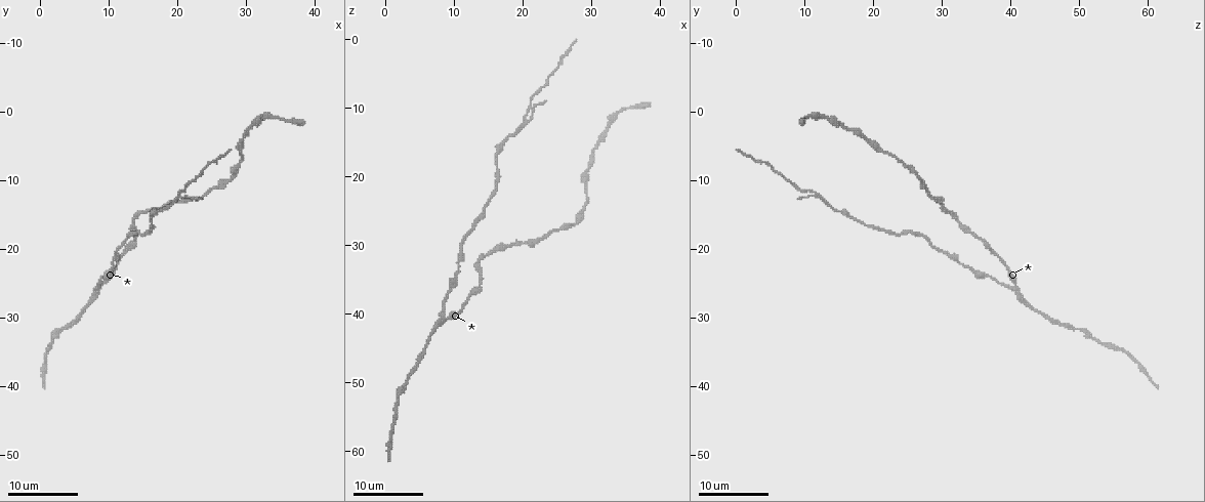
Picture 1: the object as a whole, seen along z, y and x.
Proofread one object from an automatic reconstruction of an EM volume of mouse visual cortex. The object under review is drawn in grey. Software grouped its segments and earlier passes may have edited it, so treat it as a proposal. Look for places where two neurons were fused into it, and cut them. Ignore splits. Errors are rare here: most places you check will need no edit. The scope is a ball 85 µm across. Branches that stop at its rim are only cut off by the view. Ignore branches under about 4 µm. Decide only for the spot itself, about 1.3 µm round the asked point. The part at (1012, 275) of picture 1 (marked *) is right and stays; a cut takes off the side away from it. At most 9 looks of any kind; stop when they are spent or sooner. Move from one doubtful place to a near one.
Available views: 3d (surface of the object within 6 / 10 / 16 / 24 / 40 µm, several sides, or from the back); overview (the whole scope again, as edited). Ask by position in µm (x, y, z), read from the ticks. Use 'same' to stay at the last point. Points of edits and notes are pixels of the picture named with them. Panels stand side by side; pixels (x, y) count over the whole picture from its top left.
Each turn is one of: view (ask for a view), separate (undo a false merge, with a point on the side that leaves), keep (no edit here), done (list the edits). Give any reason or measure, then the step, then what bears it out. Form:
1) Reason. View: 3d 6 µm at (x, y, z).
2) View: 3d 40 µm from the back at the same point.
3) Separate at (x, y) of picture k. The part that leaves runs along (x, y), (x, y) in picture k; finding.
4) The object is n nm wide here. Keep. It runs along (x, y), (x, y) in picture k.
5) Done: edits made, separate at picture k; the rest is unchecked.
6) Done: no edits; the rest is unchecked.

Sudden change in width. View: 3d 16 µm at (11.0, 20.5, 30.0).

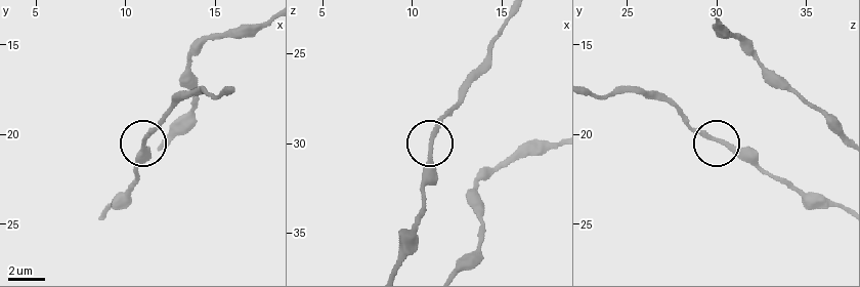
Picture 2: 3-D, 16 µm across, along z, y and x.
Keep. It runs along (398, 267), (401, 239), (423, 206), (427, 142), (445, 112) in picture 2; one neuron here.

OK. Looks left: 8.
Three arms meet. View: 3d 16 µm at (8.0, 26.0, 40.5).

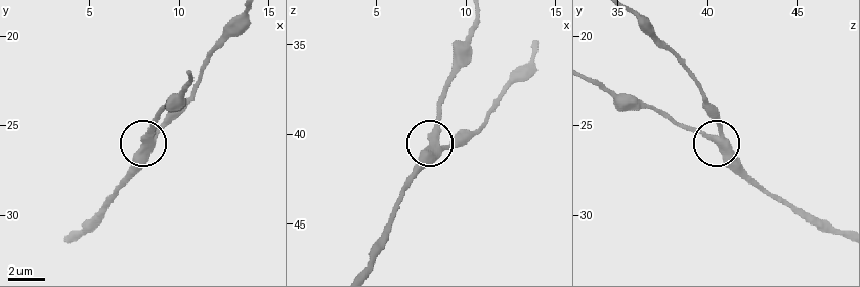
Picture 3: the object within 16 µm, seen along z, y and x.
Keep. It runs along (711, 103), (720, 148), (755, 182) in picture 3; continuous, no second neuron.

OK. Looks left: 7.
A narrow waist. View: 3d 6 µm at (13.5, 16.0, 32.5).

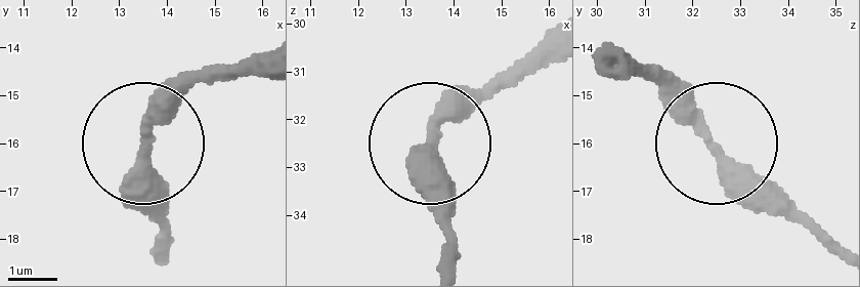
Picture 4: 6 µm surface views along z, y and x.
Keep. It runs along (439, 267), (452, 193), (435, 144), (496, 74) in picture 4; continuous, no second neuron.

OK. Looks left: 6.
Side arm on a straight run. View: 3d 10 µm at (20.0, 12.5, 12.5).

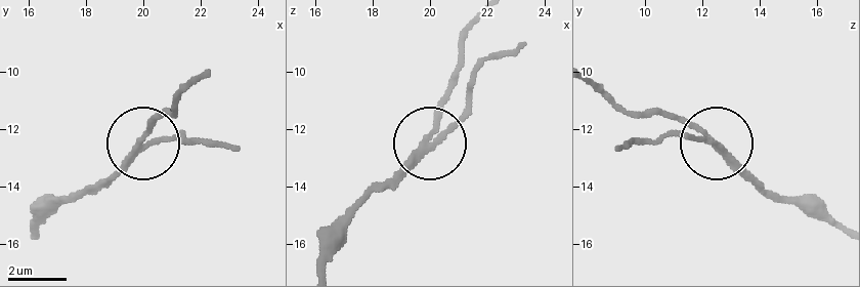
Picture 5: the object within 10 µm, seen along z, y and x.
View: 3d 10 µm from the back at (19.9, 12.4, 12.4).

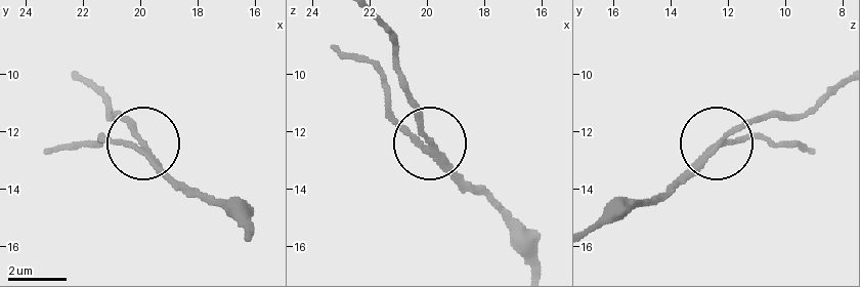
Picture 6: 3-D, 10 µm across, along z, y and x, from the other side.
3 arms meet here. Keep. It runs along (531, 264), (498, 206), (431, 139), (404, 91) in picture 6; all the same neuron.

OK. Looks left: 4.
Done: no edits; the rest is unchecked.

